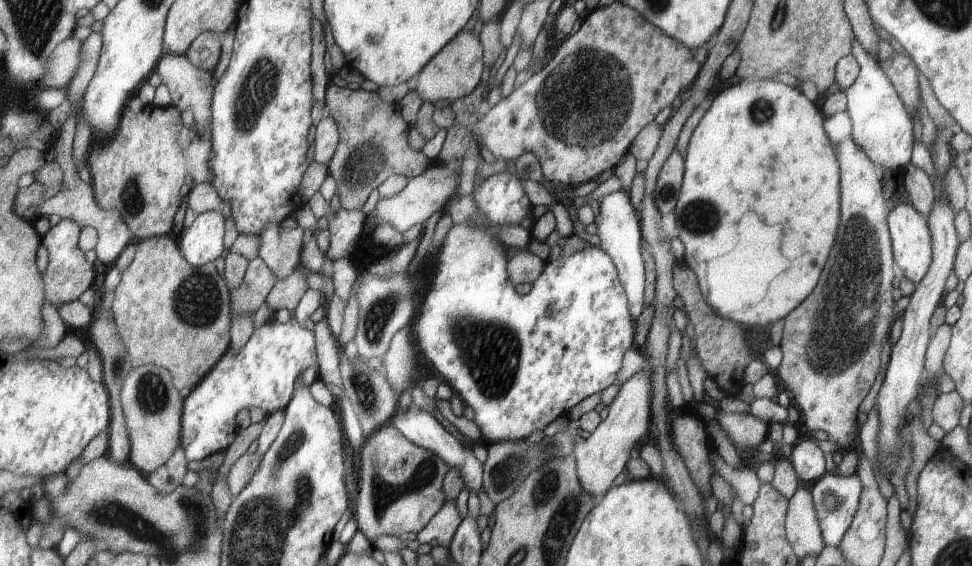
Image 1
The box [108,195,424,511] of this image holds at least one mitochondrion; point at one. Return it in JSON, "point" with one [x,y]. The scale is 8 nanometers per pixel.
{"point":[198,301]}

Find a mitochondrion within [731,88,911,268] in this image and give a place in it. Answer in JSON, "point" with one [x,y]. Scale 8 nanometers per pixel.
{"point":[762,112]}

